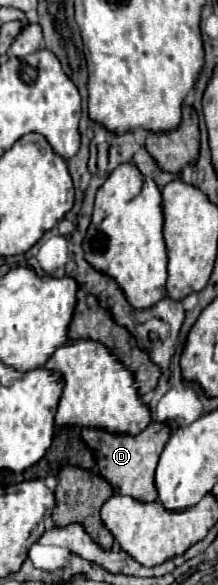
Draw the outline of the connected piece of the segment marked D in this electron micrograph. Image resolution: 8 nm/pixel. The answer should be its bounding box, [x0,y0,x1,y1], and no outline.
[82,422,172,502]

